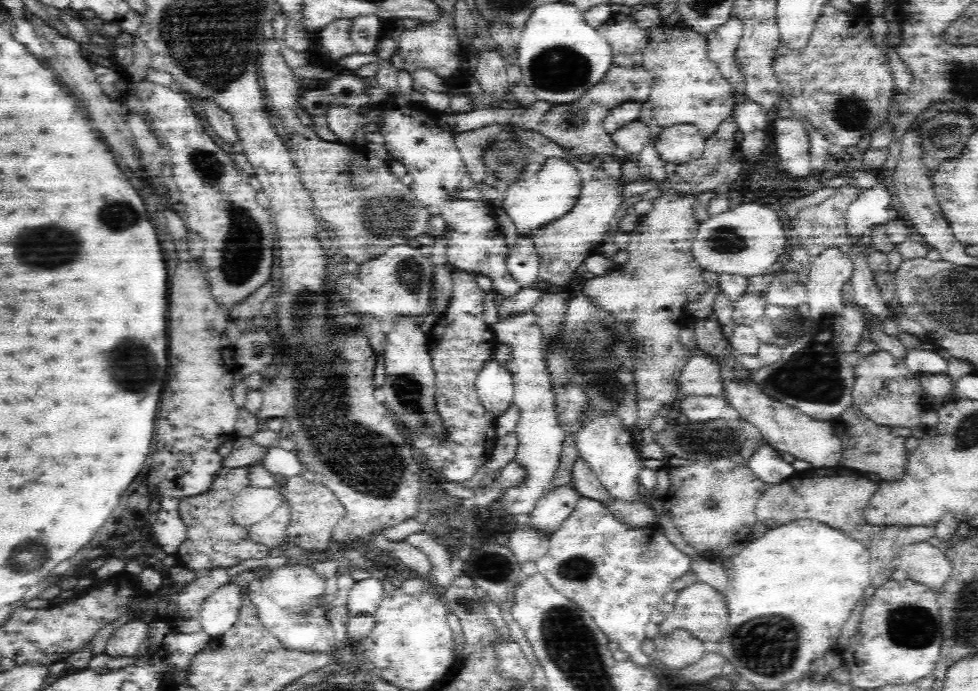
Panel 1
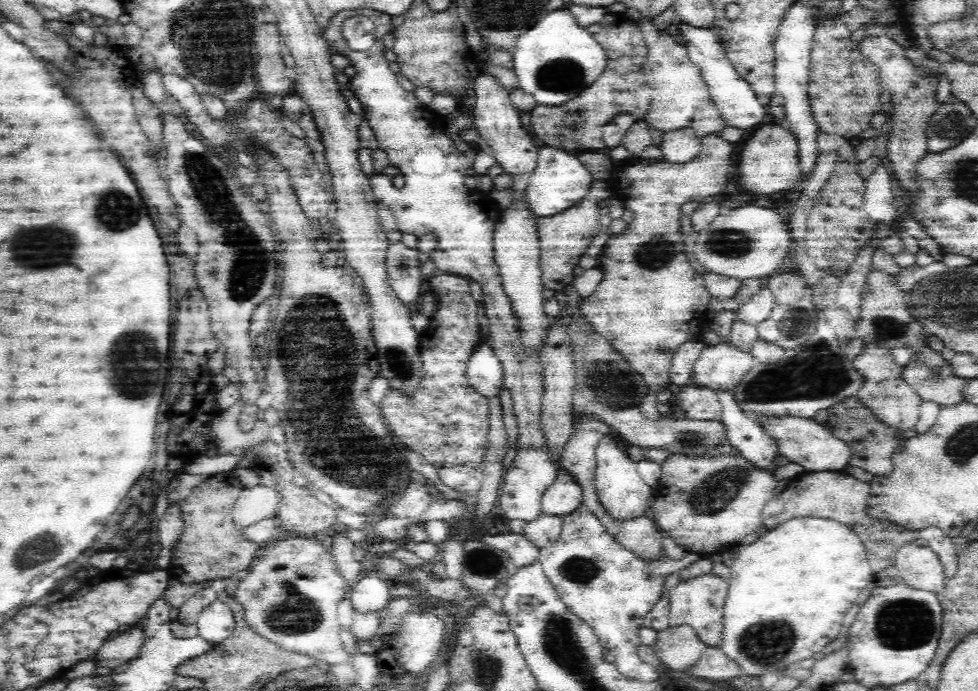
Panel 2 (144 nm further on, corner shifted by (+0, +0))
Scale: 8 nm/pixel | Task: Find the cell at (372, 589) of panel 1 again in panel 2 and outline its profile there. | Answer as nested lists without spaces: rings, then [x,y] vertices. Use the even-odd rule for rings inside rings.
[[[364,574],[350,586],[356,612],[382,612],[396,594],[396,586],[380,574]]]

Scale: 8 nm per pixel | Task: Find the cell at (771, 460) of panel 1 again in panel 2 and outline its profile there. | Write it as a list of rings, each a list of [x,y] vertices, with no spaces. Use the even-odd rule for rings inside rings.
[[[718,390],[720,406],[722,406],[722,426],[726,428],[726,442],[728,446],[736,448],[744,460],[748,460],[754,468],[766,470],[768,474],[776,476],[778,468],[774,464],[778,444],[770,440],[770,436],[750,420],[736,404],[736,398],[726,390]]]

